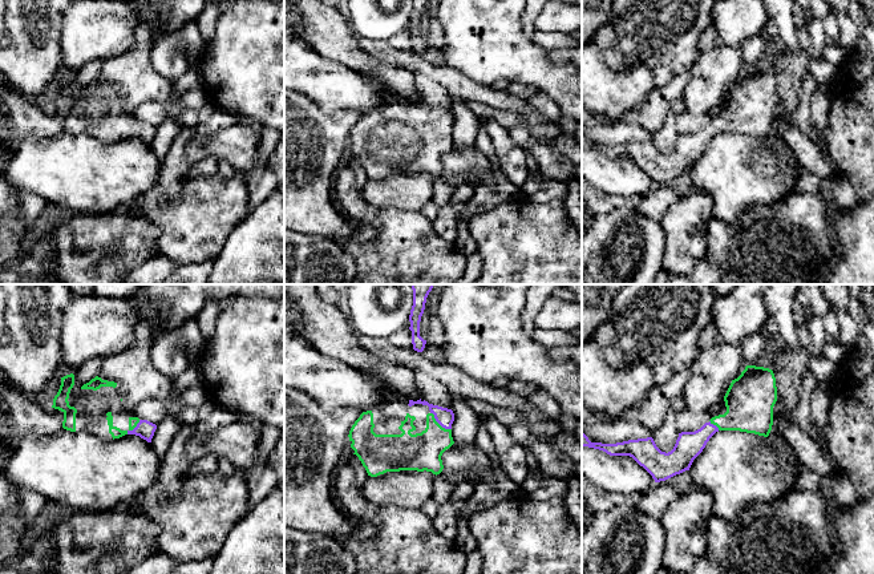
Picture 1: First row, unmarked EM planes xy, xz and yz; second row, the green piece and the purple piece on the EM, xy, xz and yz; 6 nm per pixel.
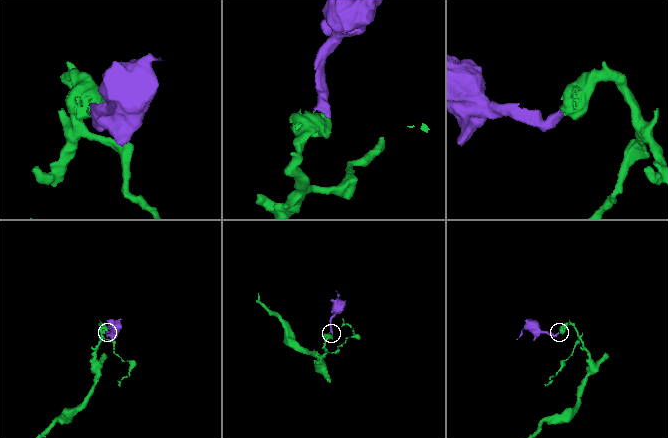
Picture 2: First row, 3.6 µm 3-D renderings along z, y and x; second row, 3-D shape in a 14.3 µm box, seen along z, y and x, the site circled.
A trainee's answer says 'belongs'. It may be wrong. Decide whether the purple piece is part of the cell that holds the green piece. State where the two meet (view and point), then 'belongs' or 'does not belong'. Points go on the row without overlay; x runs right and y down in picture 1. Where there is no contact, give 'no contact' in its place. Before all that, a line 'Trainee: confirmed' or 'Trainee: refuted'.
Trainee: confirmed
meets green in xz at (438, 126); belongs

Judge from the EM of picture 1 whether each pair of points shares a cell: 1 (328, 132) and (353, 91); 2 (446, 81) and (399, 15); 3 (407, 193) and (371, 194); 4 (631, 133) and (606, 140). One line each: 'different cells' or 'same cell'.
1: different cells
2: different cells
3: same cell
4: same cell

